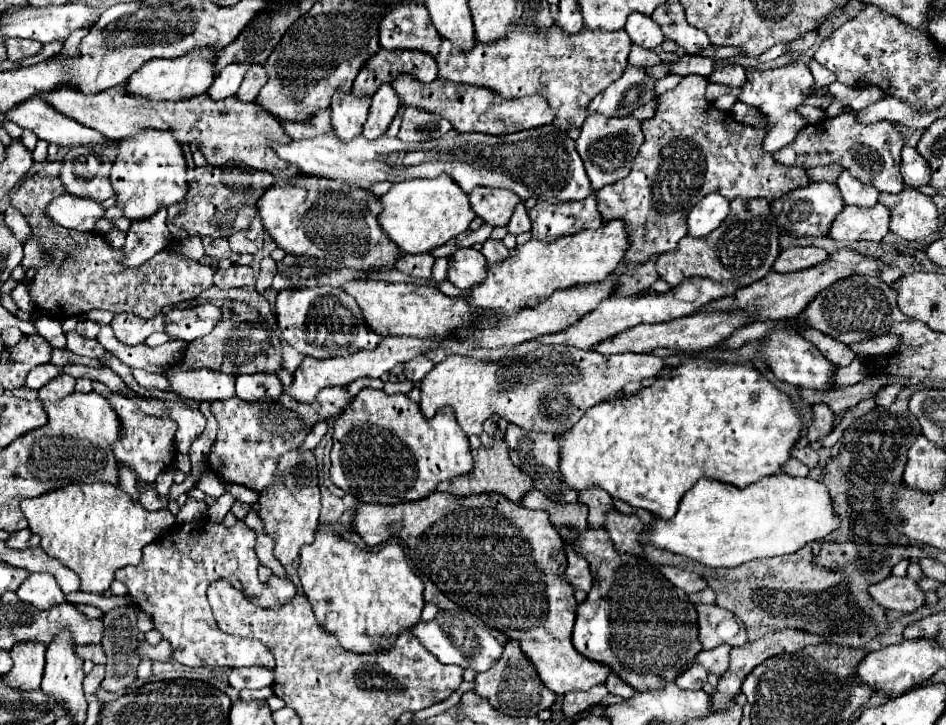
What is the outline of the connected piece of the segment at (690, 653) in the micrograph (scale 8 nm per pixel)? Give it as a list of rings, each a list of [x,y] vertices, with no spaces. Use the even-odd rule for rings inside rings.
[[[558,528],[560,536],[590,562],[594,586],[588,592],[586,600],[578,604],[576,608],[576,624],[574,624],[574,648],[596,662],[602,662],[612,668],[622,680],[626,680],[630,686],[640,688],[640,692],[658,688],[664,680],[674,680],[682,668],[686,668],[696,654],[702,650],[698,644],[698,622],[696,622],[696,608],[688,600],[688,594],[670,584],[670,580],[664,578],[658,566],[648,562],[642,556],[634,554],[622,554],[614,548],[610,536],[606,536],[604,528],[592,528],[576,530],[576,528]]]

